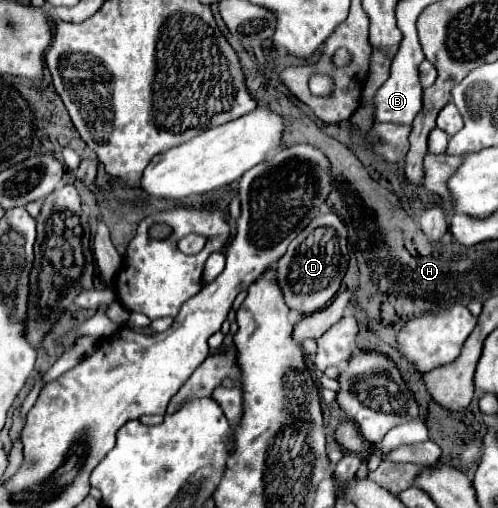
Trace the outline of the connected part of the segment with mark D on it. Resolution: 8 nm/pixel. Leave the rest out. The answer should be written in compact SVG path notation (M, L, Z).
M336 213L318 215L300 231L300 235L290 243L288 251L278 261L278 283L284 291L288 307L298 309L300 313L312 313L332 301L348 267L346 245L348 235Z

